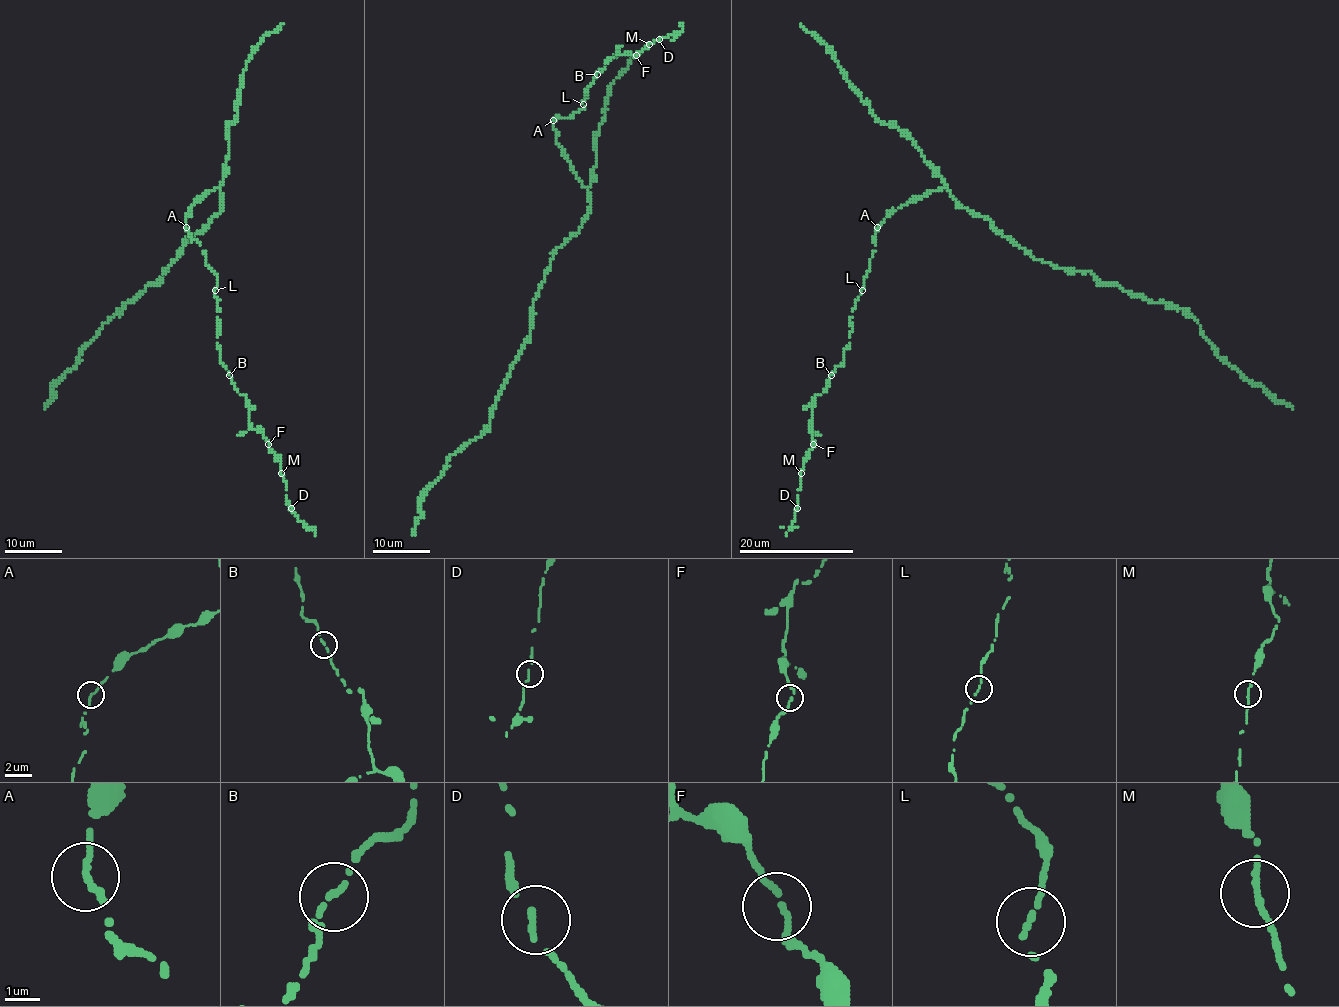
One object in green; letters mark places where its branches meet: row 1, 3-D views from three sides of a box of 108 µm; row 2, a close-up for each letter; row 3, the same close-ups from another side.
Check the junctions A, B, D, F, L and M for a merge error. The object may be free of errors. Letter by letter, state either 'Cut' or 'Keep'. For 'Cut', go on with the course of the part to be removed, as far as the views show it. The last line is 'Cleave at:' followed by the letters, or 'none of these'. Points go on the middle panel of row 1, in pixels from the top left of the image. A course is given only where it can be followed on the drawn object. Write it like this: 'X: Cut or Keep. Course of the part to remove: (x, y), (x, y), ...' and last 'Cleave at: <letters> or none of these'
A: Cut. Course of the part to remove: (554, 120), (590, 212), (555, 249), (488, 426), (447, 459), (421, 498), (413, 534)
B: Keep
D: Keep
F: Keep
L: Keep
M: Keep
Cleave at: A

